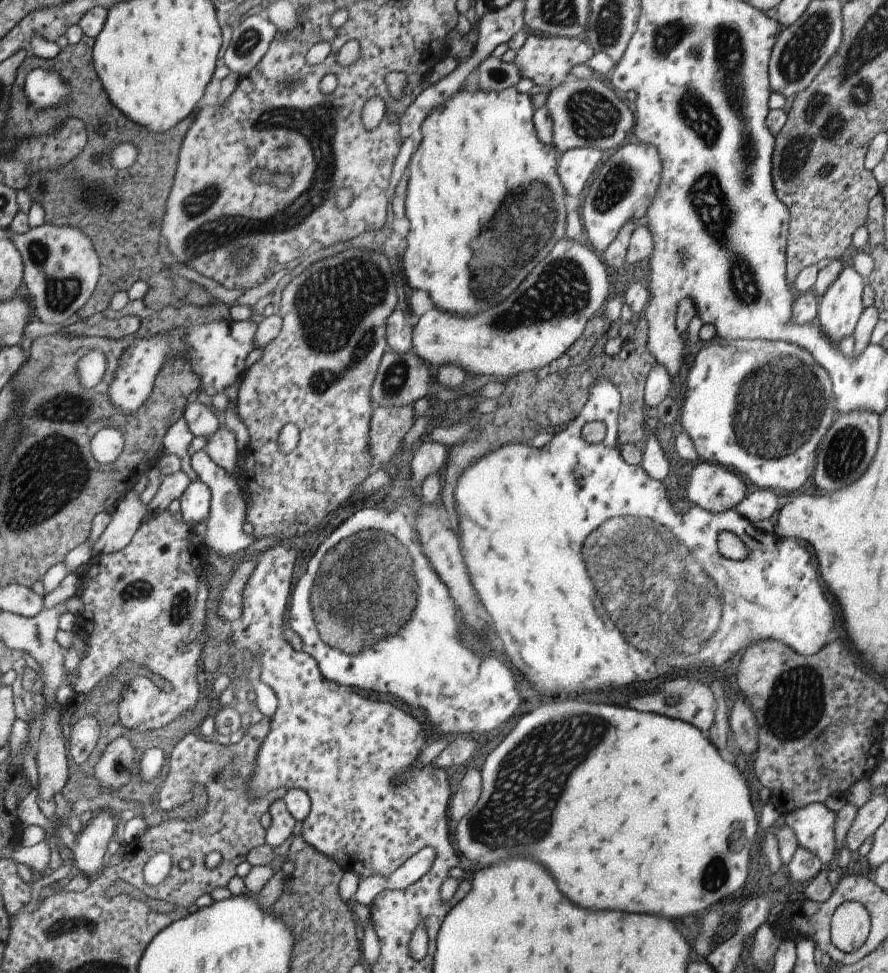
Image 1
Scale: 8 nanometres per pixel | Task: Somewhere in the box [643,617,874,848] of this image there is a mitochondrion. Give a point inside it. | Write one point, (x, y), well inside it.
(797, 702)

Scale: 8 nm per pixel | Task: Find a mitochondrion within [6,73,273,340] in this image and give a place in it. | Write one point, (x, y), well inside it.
(61, 292)

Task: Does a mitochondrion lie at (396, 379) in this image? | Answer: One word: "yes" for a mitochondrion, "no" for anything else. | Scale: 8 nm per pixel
yes

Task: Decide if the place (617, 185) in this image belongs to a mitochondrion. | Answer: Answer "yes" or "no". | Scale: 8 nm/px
yes

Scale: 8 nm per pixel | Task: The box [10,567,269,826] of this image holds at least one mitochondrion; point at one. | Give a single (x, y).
(177, 614)

